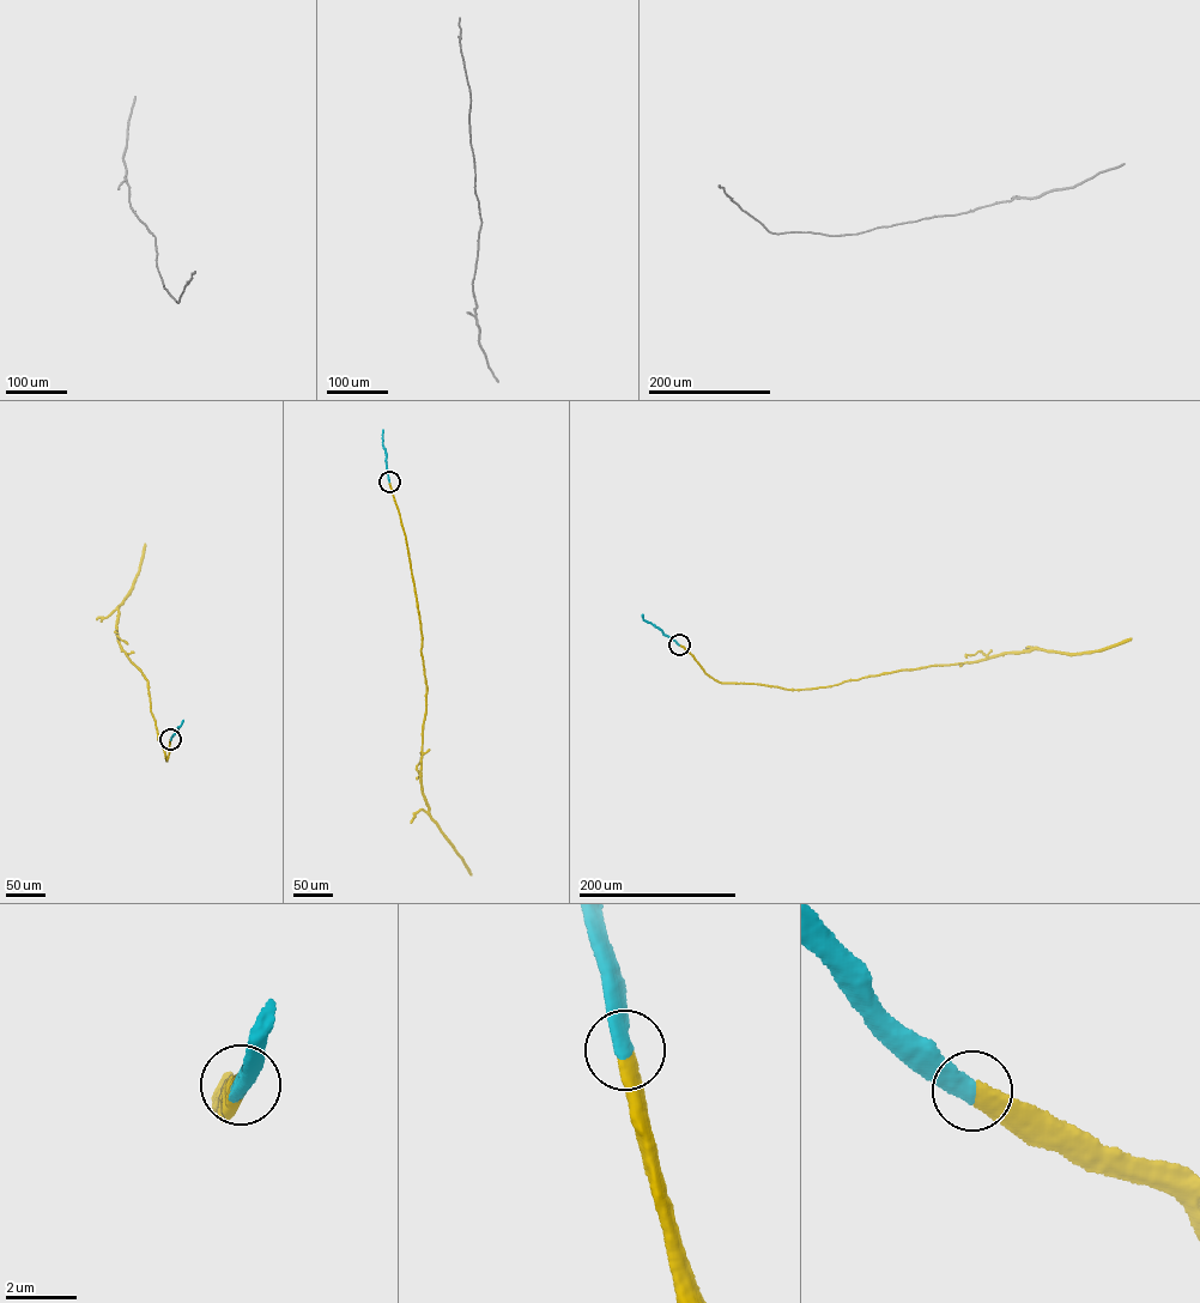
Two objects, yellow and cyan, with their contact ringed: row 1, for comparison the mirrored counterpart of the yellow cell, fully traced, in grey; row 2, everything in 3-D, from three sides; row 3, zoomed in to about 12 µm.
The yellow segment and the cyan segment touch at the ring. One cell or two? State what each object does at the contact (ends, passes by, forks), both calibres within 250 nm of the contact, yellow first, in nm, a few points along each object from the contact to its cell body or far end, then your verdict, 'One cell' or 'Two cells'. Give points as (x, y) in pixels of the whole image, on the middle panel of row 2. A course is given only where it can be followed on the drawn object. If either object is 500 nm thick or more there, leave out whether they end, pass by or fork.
Thickness 550 nm (yellow) against 550 nm. Course of yellow: (389, 483), (405, 535), (422, 637), (426, 694), (420, 779), (428, 813). Course of cyan: (389, 482), (383, 430). One cell

